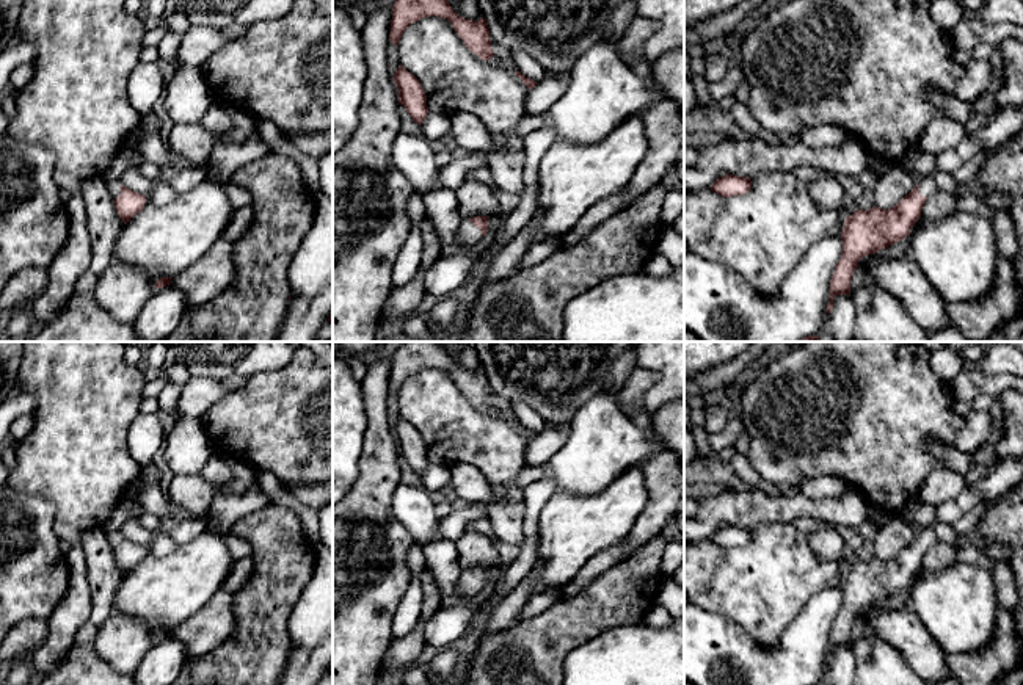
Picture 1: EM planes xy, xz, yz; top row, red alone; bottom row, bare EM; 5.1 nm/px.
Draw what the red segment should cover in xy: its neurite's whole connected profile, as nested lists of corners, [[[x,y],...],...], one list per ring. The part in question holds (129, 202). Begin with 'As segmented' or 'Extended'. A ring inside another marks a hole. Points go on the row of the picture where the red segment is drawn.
Extended. [[[107,182],[107,185],[113,196],[116,212],[124,224],[143,210],[146,204],[144,194],[132,191],[121,183]]]

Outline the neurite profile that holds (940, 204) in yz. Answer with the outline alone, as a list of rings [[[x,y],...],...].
[[[938,190],[930,198],[927,198],[921,210],[921,216],[916,221],[916,224],[910,229],[908,237],[888,246],[886,249],[880,249],[876,254],[861,257],[858,262],[858,268],[863,268],[872,260],[901,260],[910,257],[912,256],[910,245],[915,229],[921,224],[940,221],[956,212],[959,212],[957,196]]]

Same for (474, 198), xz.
[[[466,179],[457,190],[458,213],[464,219],[474,216],[499,216],[501,205],[494,191],[482,182]]]

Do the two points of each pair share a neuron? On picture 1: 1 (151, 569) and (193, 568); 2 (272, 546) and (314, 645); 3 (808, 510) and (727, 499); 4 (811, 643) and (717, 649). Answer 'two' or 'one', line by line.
1: one
2: two
3: one
4: one

